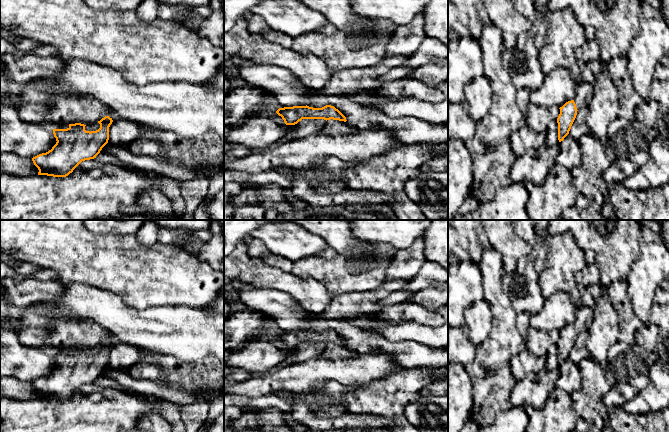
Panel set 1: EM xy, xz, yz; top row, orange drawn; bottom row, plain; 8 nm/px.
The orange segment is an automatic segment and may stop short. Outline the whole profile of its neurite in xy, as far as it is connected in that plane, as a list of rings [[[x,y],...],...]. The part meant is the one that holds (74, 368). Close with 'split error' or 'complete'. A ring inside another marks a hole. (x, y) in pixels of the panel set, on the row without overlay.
[[[105,340],[98,347],[100,352],[96,355],[86,355],[84,348],[69,348],[67,353],[53,353],[56,368],[46,377],[39,378],[32,382],[34,389],[38,392],[38,399],[47,399],[53,401],[66,401],[85,384],[96,382],[102,372],[109,364],[109,351],[113,344]]] | complete

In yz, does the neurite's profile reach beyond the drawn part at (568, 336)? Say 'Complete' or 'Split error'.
Split error

